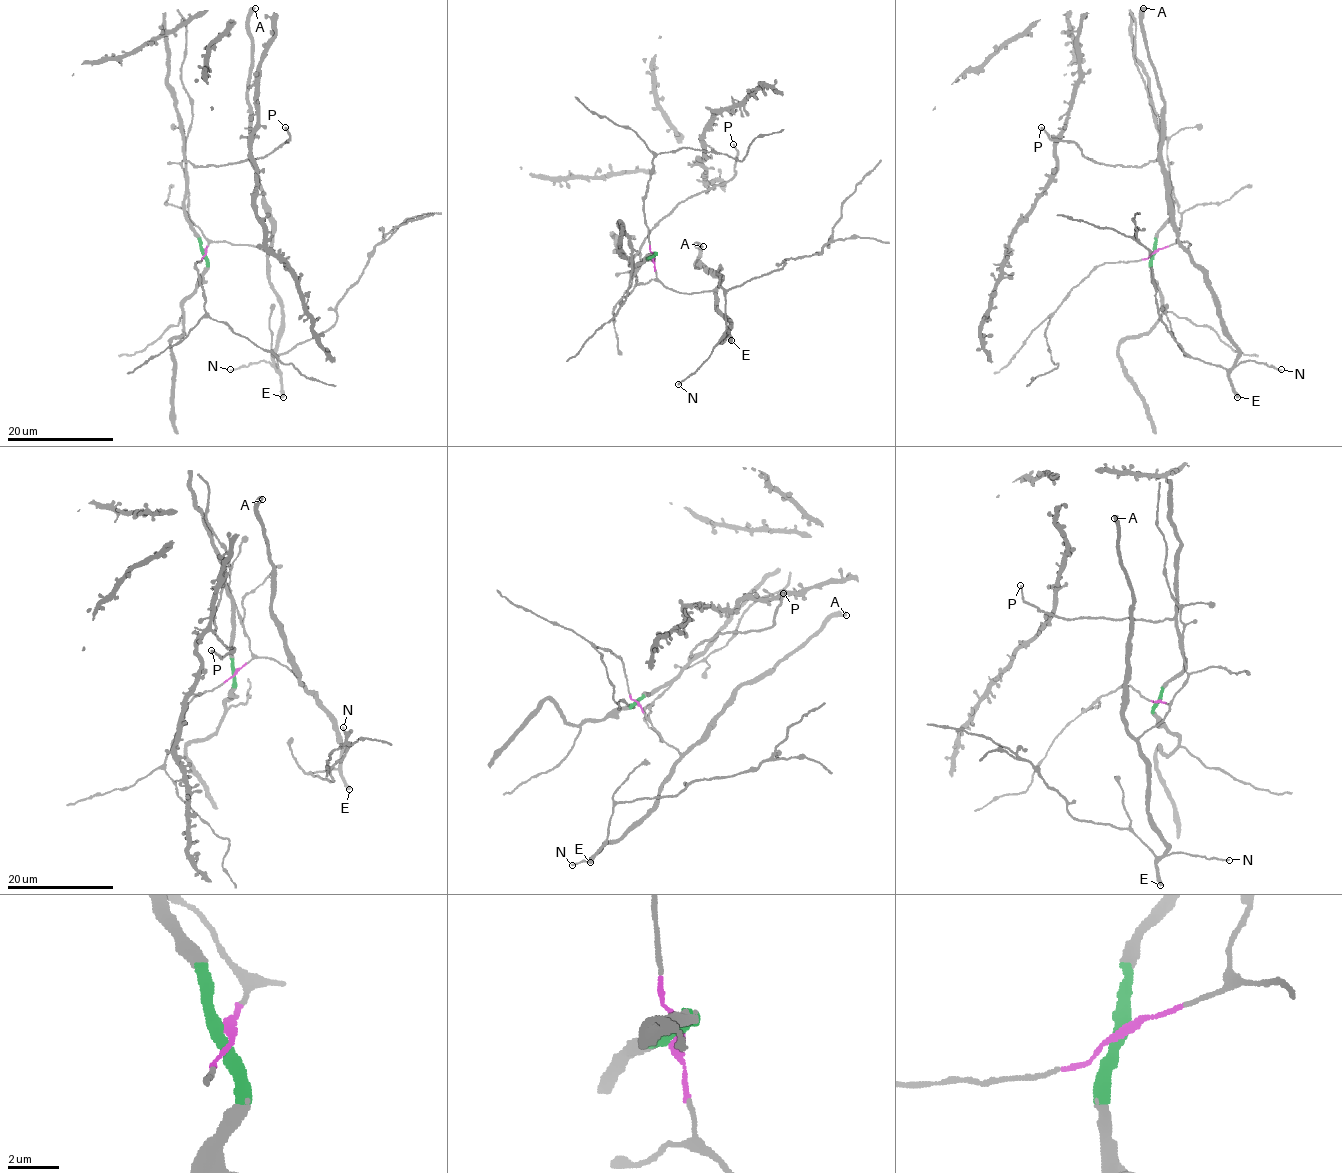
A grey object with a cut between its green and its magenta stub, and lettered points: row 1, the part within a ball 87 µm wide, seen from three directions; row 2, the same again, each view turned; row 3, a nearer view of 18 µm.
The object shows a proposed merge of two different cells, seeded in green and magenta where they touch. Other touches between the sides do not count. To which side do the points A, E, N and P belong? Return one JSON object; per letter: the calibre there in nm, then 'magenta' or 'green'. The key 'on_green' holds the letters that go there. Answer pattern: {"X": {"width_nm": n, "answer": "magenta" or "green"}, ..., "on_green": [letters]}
{"A": {"width_nm": 500, "answer": "magenta"}, "E": {"width_nm": 500, "answer": "magenta"}, "N": {"width_nm": 190, "answer": "magenta"}, "P": {"width_nm": 240, "answer": "green"}, "on_green": ["P"]}

